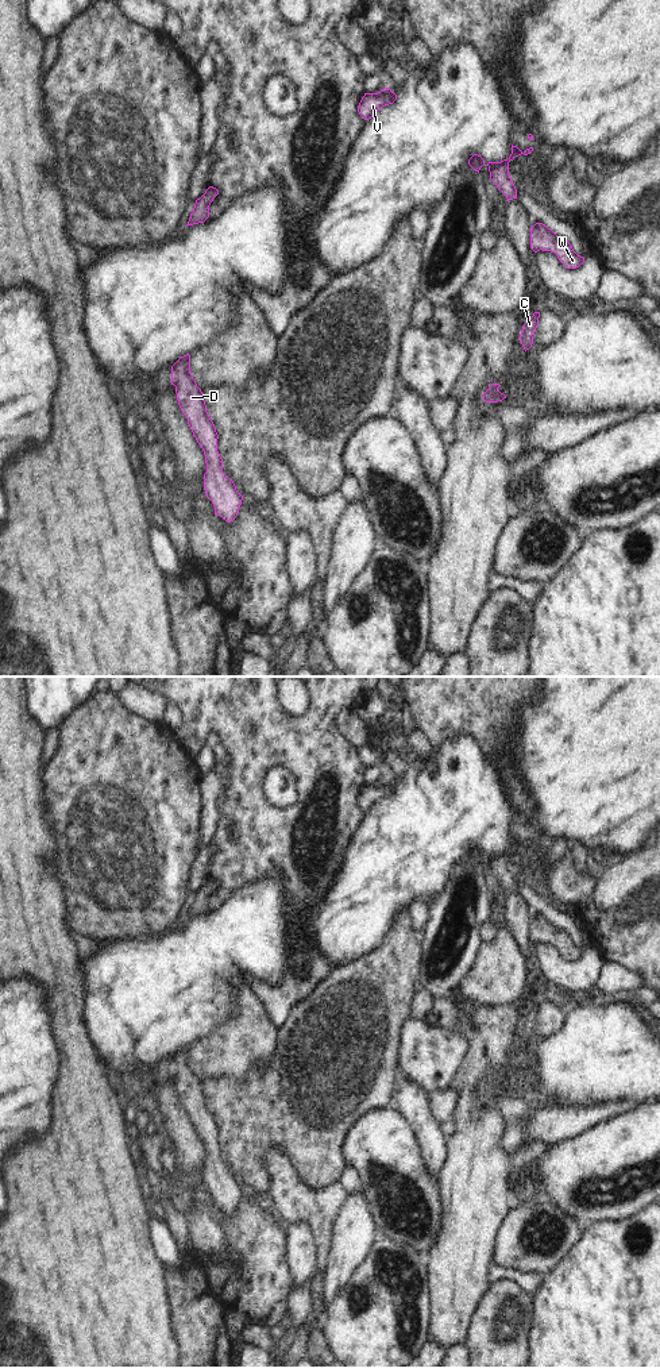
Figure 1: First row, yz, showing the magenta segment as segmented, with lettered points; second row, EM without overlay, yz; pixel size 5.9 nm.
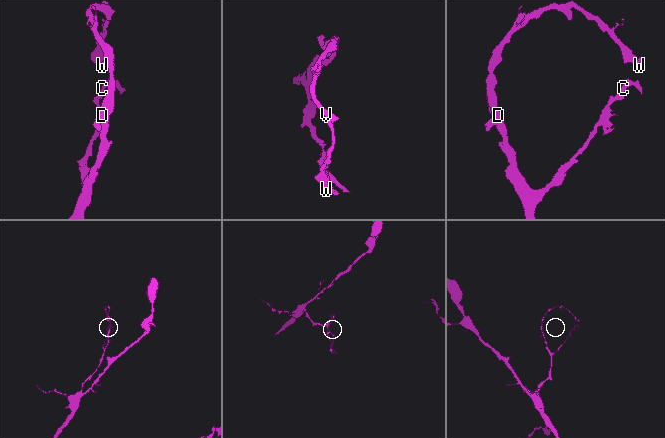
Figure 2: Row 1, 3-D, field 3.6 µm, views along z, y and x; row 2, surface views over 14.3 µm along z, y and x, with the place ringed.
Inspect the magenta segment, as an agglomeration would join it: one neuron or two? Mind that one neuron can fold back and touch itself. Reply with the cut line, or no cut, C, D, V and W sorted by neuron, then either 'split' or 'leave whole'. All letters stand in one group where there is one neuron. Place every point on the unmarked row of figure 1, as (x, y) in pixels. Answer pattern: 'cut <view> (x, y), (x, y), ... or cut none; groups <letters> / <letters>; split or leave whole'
cut none; groups C D V W; leave whole

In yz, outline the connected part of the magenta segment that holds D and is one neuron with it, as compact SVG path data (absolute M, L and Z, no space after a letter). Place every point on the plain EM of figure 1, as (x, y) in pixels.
M189 1045L181 1048L171 1057L171 1071L171 1076L175 1078L178 1097L205 1147L205 1186L215 1198L215 1206L231 1214L239 1205L243 1187L236 1182L233 1172L223 1164L223 1151L217 1142L219 1126L207 1103L204 1084L190 1064Z

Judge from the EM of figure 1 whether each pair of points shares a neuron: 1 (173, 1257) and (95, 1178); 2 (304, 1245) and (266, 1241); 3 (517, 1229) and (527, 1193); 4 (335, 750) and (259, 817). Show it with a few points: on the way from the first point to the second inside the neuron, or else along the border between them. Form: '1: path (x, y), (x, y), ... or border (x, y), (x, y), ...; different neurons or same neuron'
1: border (149, 1212), (149, 1239), (154, 1253), (163, 1263); different neurons
2: border (285, 1230), (286, 1263), (292, 1275); different neurons
3: border (531, 1201), (520, 1205); different neurons
4: path (319, 773), (296, 805), (282, 817); same neuron

